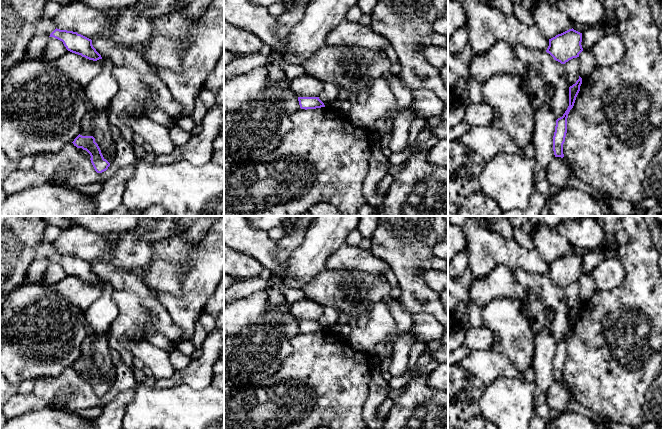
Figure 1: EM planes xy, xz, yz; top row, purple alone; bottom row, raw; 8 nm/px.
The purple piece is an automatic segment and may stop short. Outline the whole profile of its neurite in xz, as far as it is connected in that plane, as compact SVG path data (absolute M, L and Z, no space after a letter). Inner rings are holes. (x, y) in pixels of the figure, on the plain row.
M298 321L298 325L300 332L305 334L325 331L319 321Z

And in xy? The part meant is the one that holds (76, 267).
M56 252L49 261L62 265L66 273L72 277L93 285L102 283L101 279L93 271L92 264L77 256Z

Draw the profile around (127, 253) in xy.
M146 218L140 220L139 228L133 233L120 233L113 237L112 249L105 258L112 268L121 268L130 272L139 272L154 256L155 243L141 240L141 234L149 228Z

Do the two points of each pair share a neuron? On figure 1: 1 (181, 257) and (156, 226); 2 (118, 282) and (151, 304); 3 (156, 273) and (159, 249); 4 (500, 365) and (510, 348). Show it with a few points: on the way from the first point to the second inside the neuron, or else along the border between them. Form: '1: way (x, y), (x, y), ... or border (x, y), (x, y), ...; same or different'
1: border (171, 236), (158, 240), (155, 243); different
2: way (127, 282), (131, 282), (144, 295); same
3: border (153, 256), (157, 259), (181, 265); different
4: border (491, 350), (505, 356), (522, 373); different

